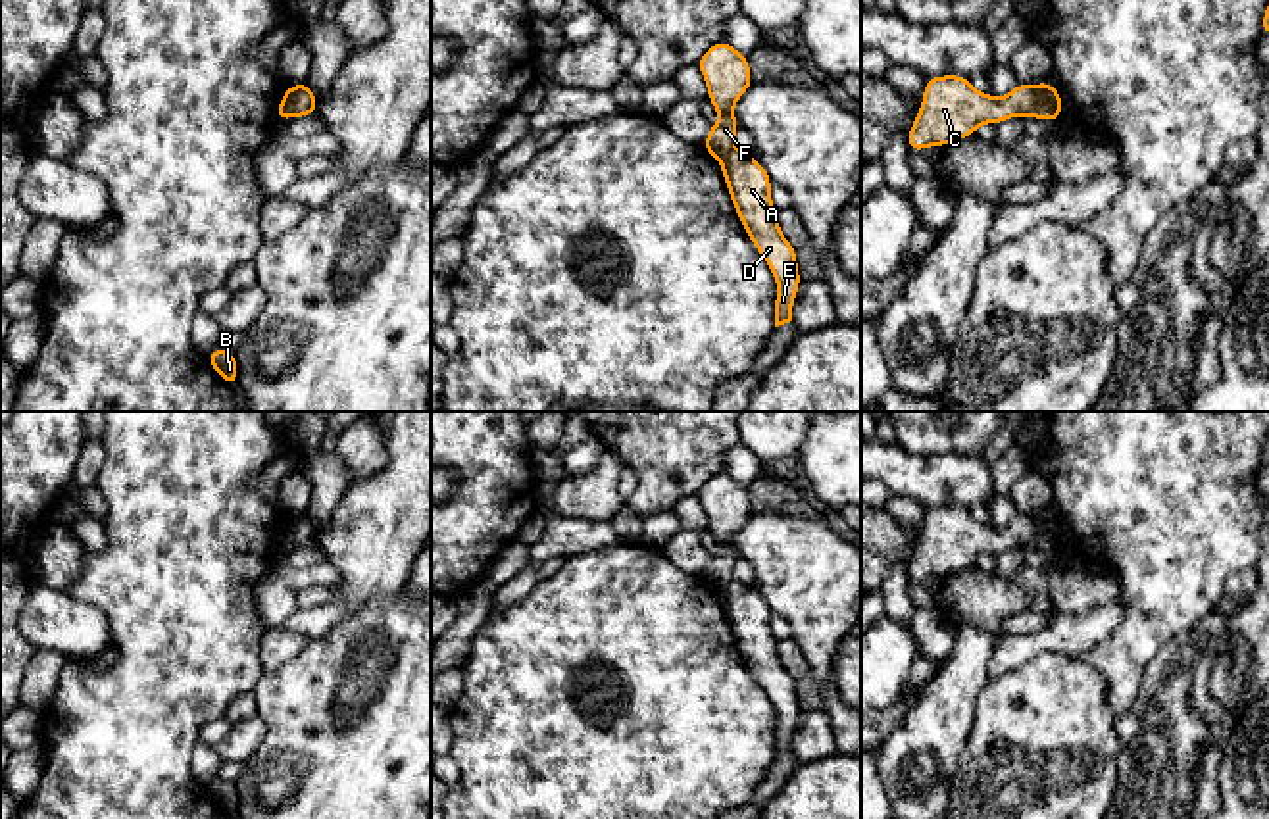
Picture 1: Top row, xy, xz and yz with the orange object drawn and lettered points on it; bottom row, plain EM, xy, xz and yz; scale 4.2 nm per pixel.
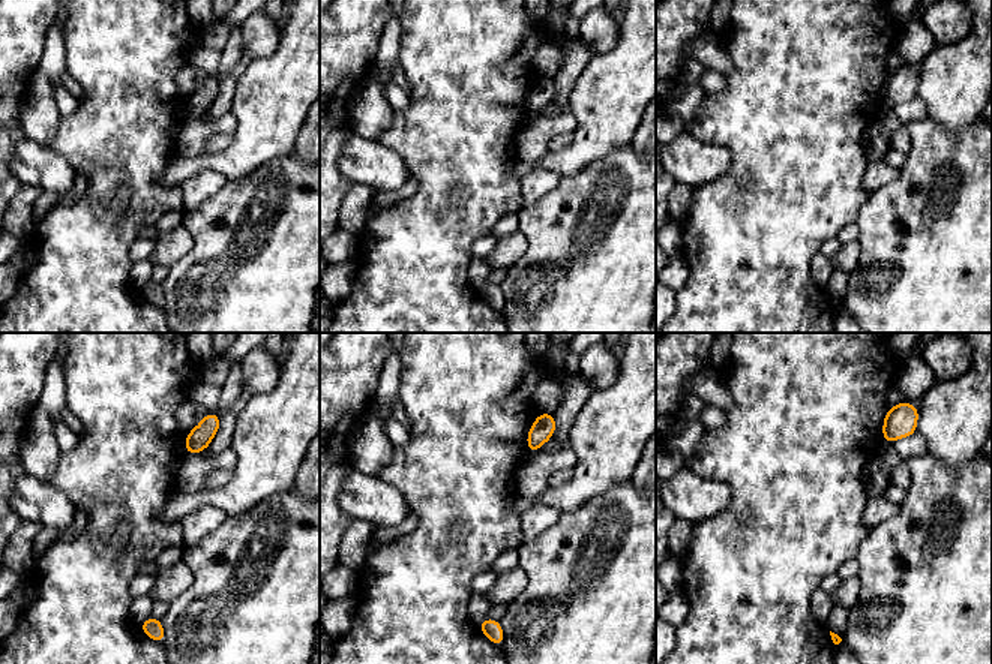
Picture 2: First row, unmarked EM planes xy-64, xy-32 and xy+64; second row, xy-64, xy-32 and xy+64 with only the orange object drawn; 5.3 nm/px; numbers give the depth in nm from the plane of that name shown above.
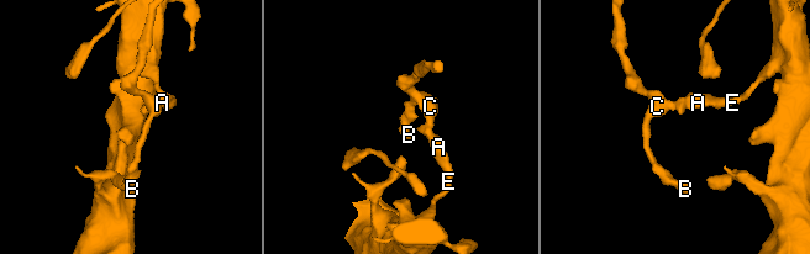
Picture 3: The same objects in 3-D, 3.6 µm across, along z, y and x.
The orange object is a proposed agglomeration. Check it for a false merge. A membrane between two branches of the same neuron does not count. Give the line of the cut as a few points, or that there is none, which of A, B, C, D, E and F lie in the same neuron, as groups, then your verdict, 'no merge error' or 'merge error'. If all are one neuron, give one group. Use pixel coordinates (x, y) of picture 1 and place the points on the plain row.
cut xy (289, 516), (295, 546); groups A D E / B C F; merge error

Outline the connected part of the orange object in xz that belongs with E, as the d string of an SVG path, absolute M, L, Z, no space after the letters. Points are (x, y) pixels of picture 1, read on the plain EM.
M736 579L717 590L742 658L775 706L775 757L790 754L802 709L796 679L777 656L779 640L769 629L773 609L754 586L742 584Z

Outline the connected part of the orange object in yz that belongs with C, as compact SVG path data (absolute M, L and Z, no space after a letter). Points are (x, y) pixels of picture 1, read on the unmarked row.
M961 506L927 508L919 546L908 565L908 581L942 579L973 567L981 554L1000 556L1015 546L1034 548L1031 515L1017 513L1006 529L996 529L977 523L971 509Z

